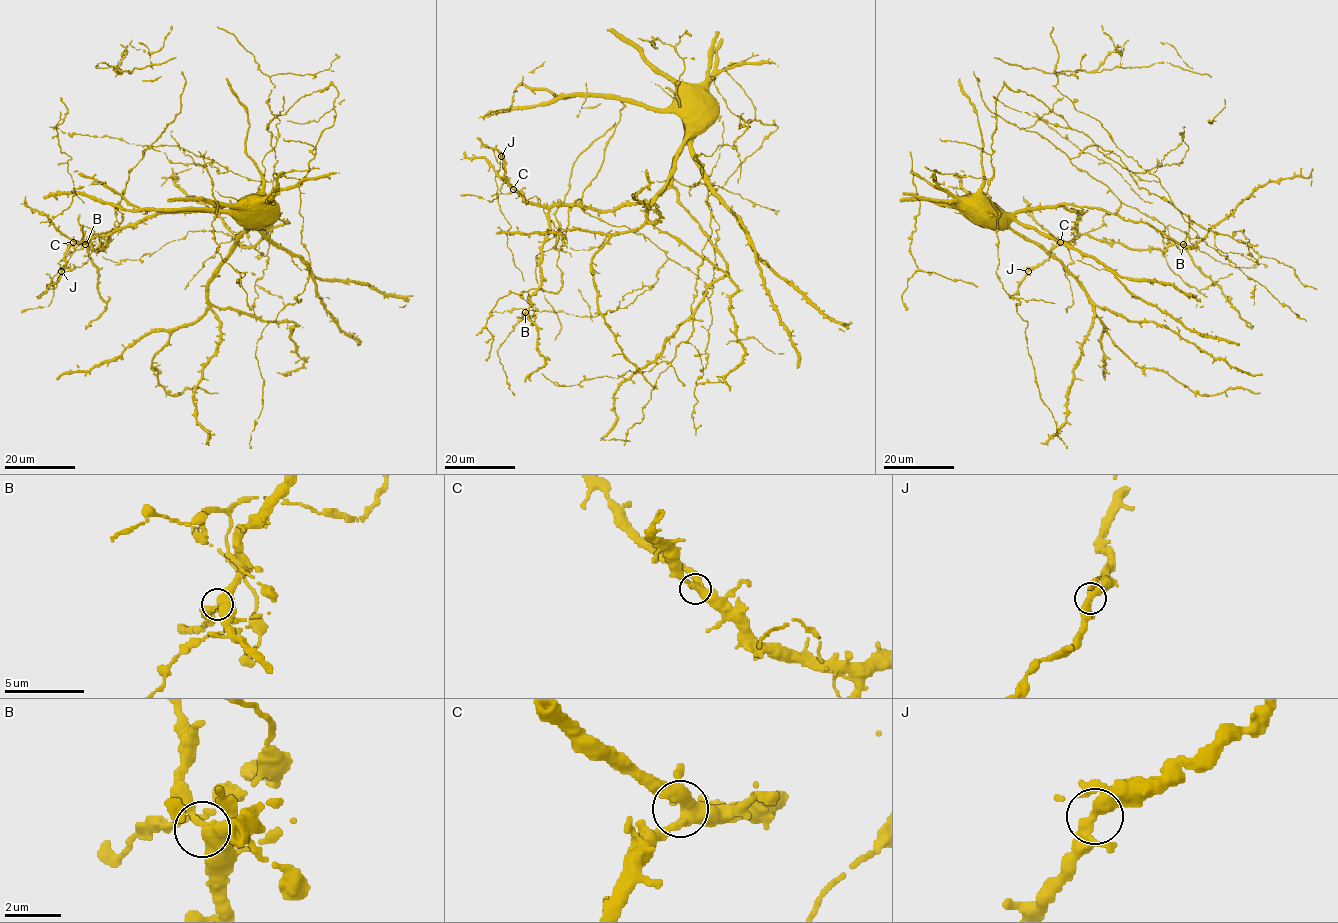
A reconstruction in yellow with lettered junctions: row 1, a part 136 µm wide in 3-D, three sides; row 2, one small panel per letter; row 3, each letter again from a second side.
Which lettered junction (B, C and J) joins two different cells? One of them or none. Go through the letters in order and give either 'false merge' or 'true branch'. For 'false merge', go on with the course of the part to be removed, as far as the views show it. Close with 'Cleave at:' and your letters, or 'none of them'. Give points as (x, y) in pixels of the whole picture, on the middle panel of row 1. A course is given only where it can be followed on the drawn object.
B: true branch
C: true branch
J: true branch
Cleave at: none of them

